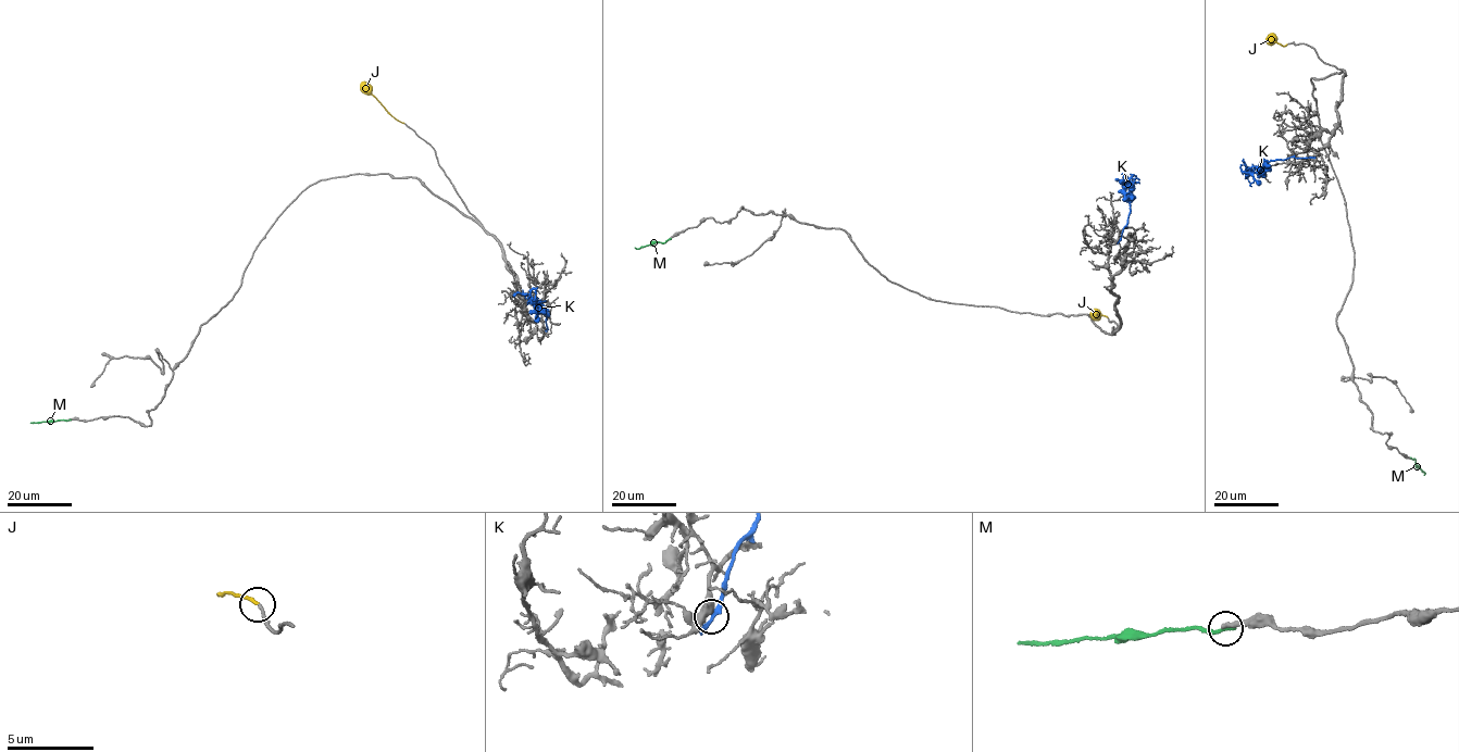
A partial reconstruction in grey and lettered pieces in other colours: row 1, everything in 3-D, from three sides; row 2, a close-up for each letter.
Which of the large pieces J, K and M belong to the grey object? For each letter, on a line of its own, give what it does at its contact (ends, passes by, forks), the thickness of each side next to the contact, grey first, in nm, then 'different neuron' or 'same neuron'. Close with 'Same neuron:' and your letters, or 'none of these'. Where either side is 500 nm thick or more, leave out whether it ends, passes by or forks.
J: it ends | 160/180 nm | same neuron
K: 500/360 nm | different neuron
M: it ends | 280/280 nm | different neuron
Same neuron: J

